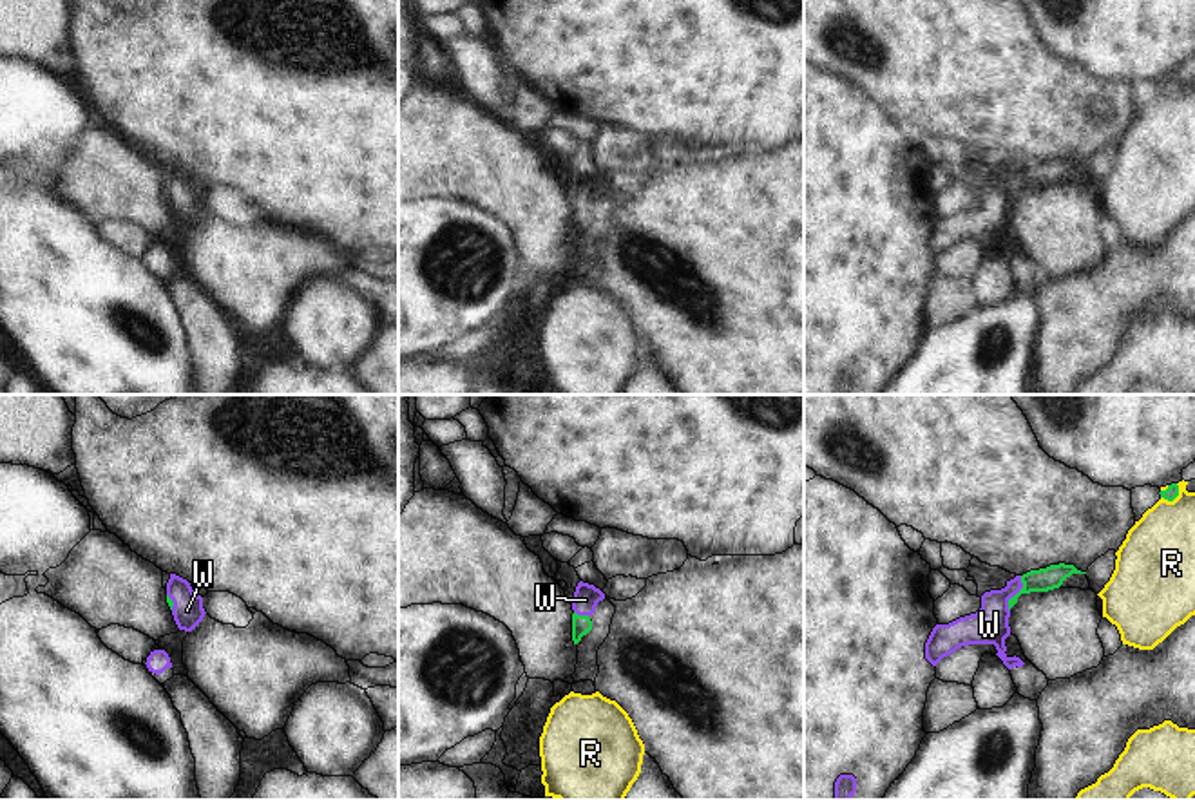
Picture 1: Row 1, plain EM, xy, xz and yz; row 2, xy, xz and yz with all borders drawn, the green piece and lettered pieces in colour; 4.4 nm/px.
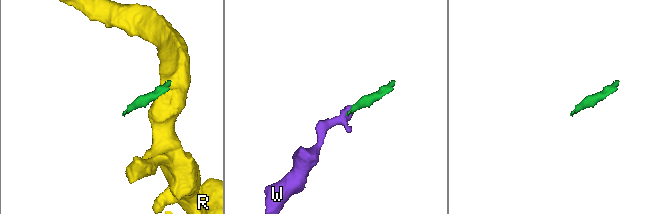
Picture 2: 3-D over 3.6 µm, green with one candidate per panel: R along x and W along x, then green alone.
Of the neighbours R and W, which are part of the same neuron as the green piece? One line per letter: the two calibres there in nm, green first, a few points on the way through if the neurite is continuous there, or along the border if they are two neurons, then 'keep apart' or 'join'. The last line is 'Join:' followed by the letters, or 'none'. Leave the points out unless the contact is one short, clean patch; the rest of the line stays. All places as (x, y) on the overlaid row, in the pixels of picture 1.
R: 60 nm thick on the green side, 320 nm on the other; border along yz (1179, 485), (1179, 493), (1172, 500), (1161, 498); keep apart
W: 110 nm thick on the green side, 170 nm on the other; runs through yz (1043, 580), (1029, 581), (1016, 594), (993, 616), (989, 625); join
Join: W

